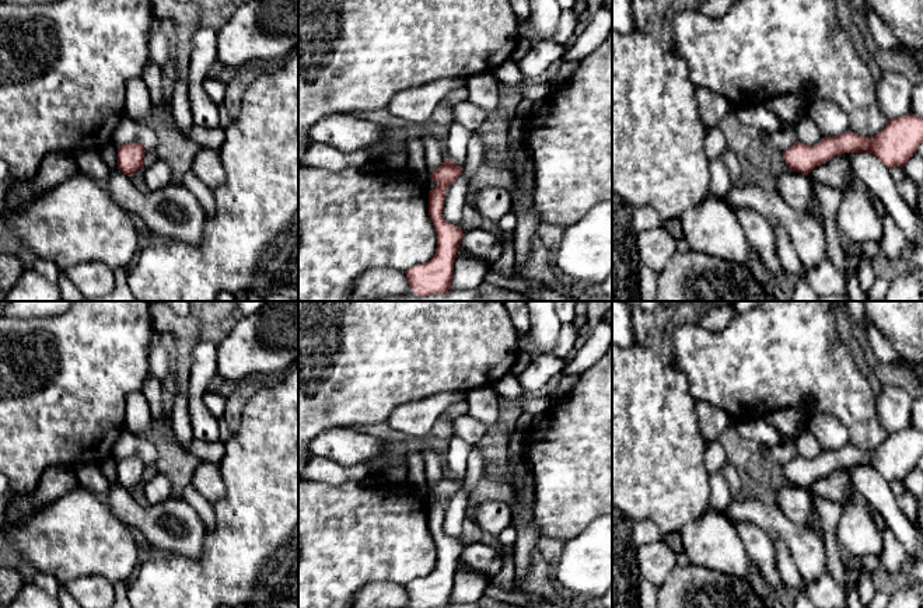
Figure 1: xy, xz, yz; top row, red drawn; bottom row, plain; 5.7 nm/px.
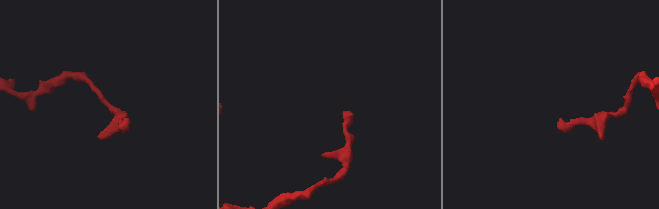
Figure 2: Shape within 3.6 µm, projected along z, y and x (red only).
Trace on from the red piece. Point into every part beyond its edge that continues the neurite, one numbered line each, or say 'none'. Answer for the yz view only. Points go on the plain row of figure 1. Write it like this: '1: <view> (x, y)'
none

